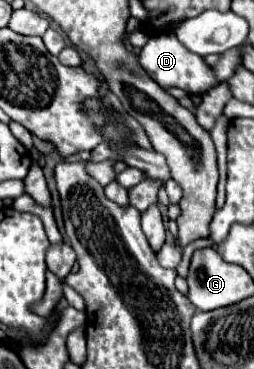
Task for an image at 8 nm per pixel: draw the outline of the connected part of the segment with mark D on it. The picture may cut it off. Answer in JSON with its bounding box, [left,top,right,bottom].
[139,34,217,94]

